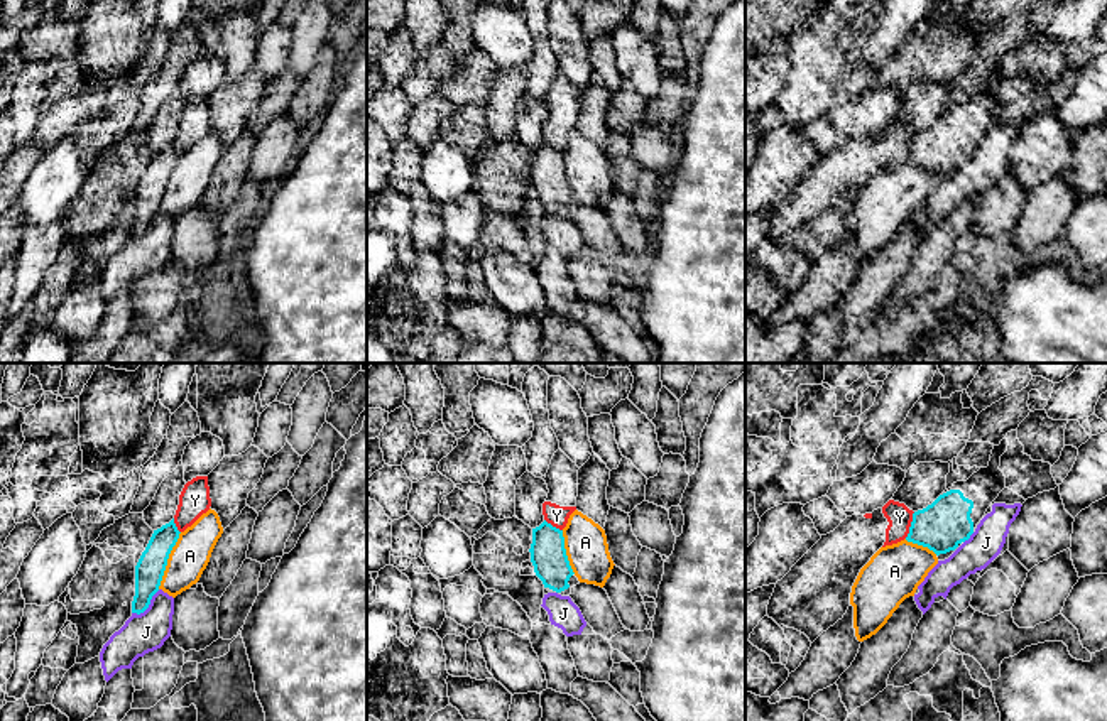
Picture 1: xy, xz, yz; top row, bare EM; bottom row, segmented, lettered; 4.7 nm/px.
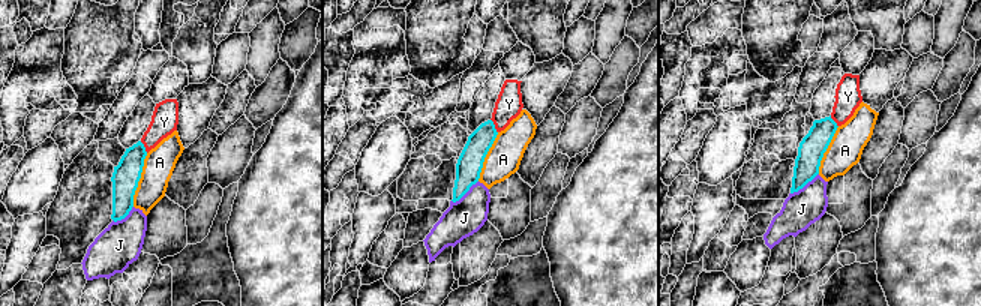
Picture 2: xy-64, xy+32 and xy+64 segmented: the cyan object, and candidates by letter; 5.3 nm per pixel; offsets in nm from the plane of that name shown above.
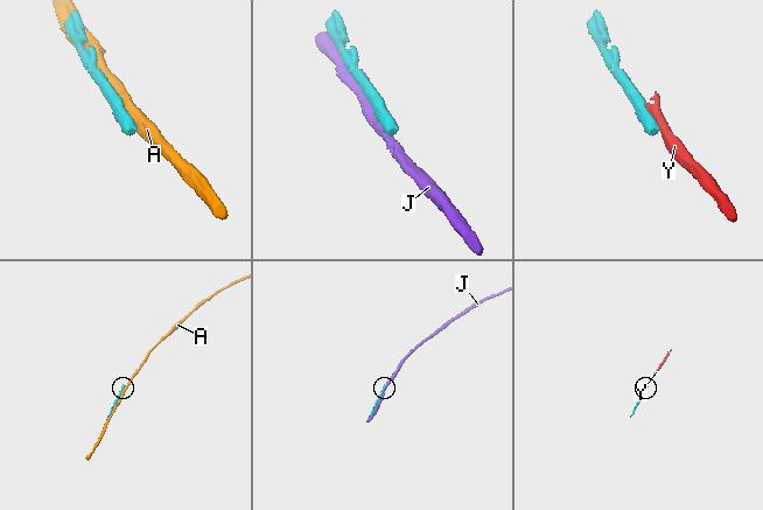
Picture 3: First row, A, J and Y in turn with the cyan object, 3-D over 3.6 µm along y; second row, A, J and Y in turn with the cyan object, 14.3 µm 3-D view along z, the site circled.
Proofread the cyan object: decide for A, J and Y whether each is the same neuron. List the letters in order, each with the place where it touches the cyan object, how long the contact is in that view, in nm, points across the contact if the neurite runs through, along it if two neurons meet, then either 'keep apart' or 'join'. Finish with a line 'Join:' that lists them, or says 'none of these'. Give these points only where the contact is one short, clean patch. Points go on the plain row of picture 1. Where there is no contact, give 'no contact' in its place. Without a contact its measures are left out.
A: meets cyan in xy at (166, 183); contact 300 nm long; keep apart
J: meets cyan in xy at (147, 228); contact 180 nm long; keep apart
Y: meets cyan in yz at (911, 147); contact 140 nm long; border along yz (915, 134), (910, 154), (905, 159); keep apart
Join: none of these

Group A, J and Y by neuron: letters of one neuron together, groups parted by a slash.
A / J / Y

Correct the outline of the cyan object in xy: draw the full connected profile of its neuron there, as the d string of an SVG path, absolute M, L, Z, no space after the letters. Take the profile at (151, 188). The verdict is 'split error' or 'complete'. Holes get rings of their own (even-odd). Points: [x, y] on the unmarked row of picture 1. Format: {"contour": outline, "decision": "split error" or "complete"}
{"contour": "M174 140L154 152L145 172L135 187L135 218L132 235L144 235L152 218L159 213L169 176L179 160L179 152Z", "decision": "complete"}

